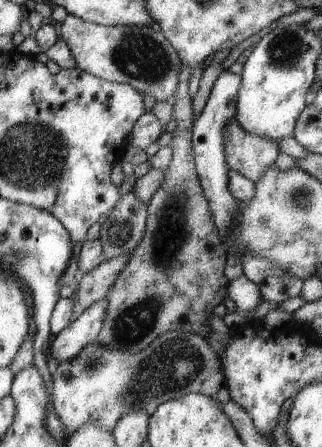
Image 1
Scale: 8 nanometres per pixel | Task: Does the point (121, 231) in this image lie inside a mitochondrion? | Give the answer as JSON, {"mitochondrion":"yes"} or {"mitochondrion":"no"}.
{"mitochondrion":"yes"}

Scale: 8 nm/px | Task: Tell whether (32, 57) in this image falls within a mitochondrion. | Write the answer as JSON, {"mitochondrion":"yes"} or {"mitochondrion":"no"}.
{"mitochondrion":"no"}

